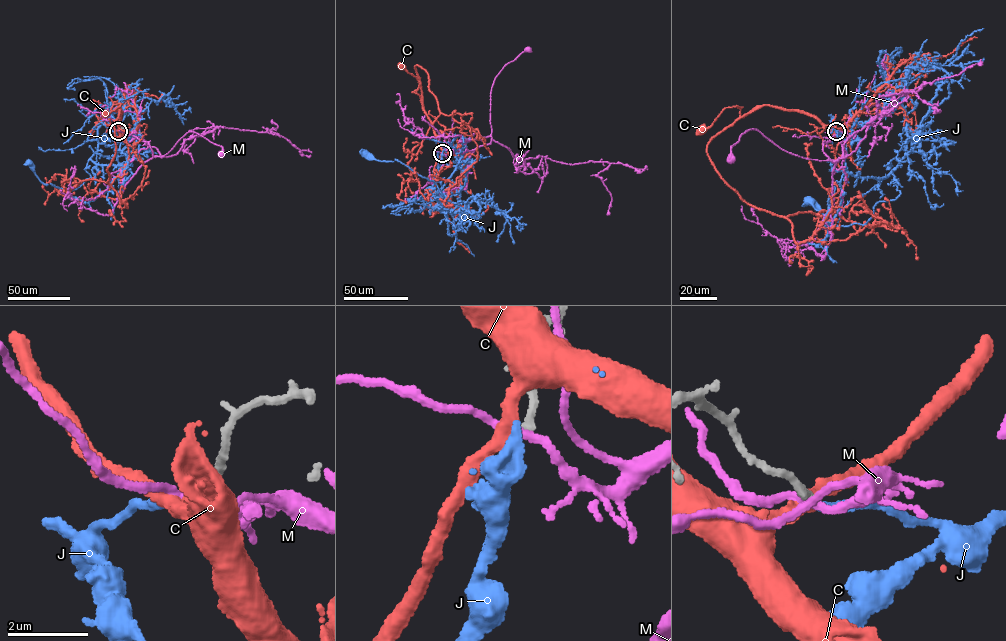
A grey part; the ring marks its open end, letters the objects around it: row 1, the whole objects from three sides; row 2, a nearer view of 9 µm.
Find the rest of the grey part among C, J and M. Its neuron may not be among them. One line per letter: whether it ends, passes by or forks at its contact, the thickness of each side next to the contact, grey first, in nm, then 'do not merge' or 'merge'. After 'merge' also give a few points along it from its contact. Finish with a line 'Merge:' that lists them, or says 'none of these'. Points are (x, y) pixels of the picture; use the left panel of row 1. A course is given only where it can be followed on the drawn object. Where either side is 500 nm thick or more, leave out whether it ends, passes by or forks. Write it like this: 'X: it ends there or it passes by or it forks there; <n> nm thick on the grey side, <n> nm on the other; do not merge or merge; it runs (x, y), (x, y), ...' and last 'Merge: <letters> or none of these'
C: it passes by; 200 nm thick on the grey side, 360 nm on the other; do not merge
J: it ends there; 200 nm thick on the grey side, 200 nm on the other; merge; it runs (118, 131), (100, 121), (98, 149), (85, 170), (91, 178), (75, 189), (43, 184), (30, 163)
M: it forks there; 220 nm thick on the grey side, 160 nm on the other; do not merge
Merge: J

